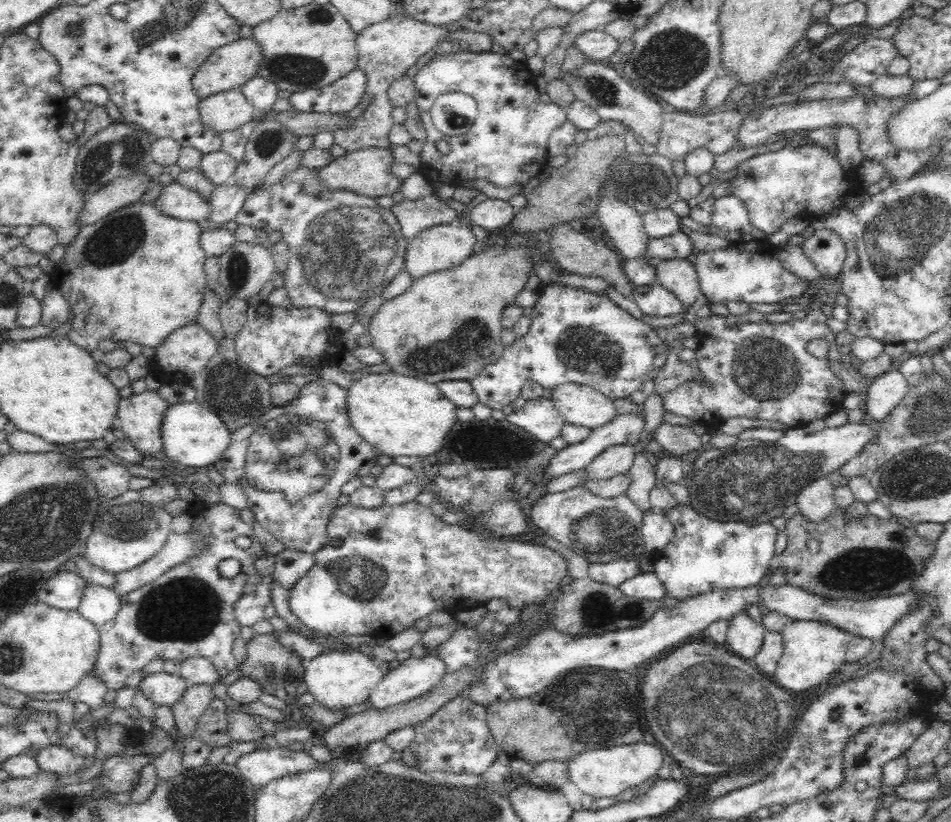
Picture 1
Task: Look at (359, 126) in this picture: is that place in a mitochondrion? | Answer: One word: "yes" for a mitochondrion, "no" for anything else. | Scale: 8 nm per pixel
no

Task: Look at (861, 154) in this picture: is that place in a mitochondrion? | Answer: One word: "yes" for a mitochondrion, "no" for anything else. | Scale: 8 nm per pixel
no

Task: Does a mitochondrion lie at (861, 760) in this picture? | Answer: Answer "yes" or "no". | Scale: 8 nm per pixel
no

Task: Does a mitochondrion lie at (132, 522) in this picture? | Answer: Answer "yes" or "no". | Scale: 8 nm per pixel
yes

